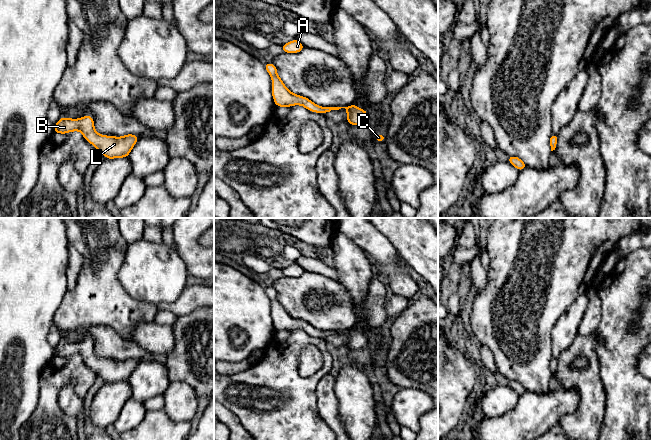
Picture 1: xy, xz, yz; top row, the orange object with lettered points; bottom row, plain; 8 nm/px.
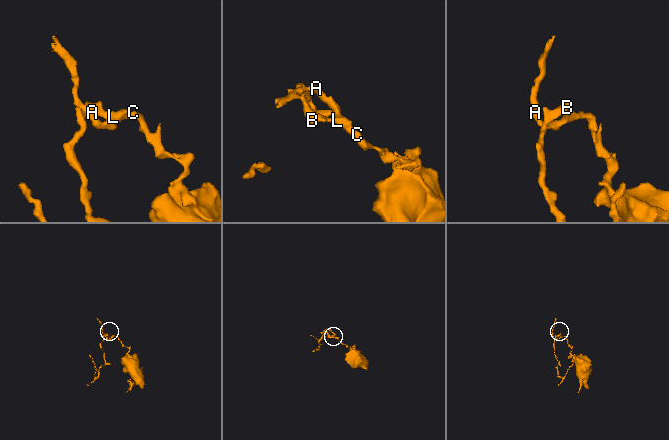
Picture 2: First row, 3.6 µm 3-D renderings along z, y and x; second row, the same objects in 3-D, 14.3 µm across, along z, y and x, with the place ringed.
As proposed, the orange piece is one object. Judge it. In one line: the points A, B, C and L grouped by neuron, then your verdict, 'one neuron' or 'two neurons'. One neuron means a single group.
A B C L | one neuron

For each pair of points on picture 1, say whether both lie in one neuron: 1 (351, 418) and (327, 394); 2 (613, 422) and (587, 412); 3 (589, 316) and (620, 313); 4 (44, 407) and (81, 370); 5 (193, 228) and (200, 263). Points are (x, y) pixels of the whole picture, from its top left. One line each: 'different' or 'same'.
1: different
2: different
3: different
4: same
5: same

